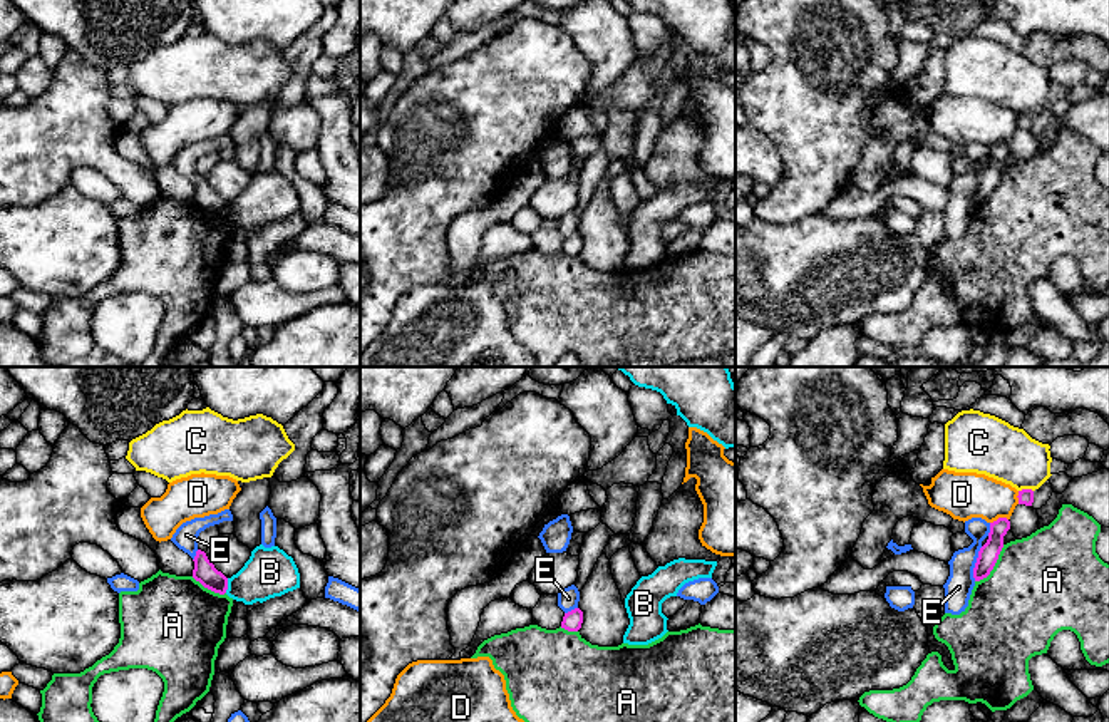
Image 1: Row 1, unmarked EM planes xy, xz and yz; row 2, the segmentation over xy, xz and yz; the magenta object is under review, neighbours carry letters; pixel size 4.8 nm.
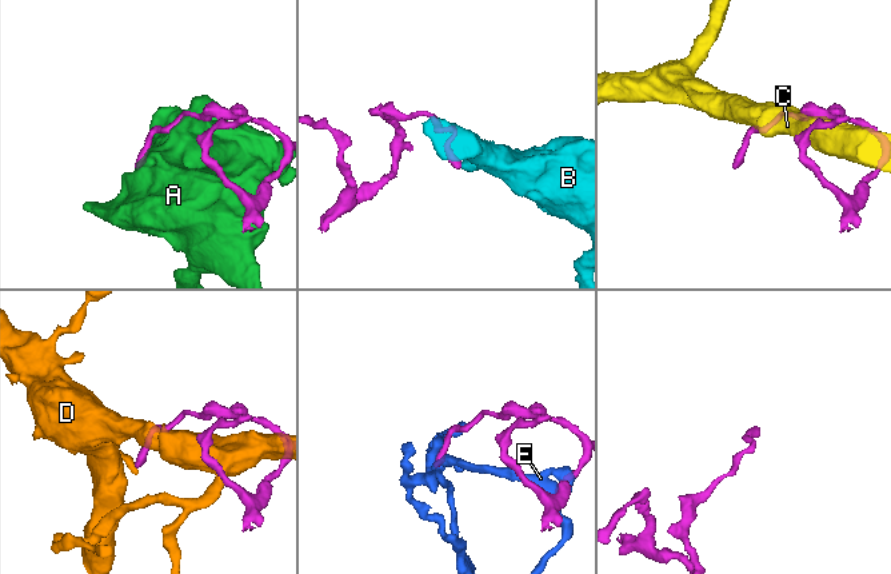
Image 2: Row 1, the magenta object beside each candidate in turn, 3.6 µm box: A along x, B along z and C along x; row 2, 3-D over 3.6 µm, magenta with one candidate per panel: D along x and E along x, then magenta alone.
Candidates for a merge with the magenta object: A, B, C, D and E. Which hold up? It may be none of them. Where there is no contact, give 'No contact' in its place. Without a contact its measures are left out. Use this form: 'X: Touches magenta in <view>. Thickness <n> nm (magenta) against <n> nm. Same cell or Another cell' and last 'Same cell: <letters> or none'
A: Touches magenta in yz. Thickness 100 nm (magenta) against 480 nm. Another cell
B: Touches magenta in xy. Thickness 110 nm (magenta) against 240 nm. Another cell
C: Touches magenta in yz. Thickness 80 nm (magenta) against 280 nm. Another cell
D: Touches magenta in yz. Thickness 100 nm (magenta) against 220 nm. Another cell
E: Touches magenta in yz. Thickness 100 nm (magenta) against 130 nm. Another cell
Same cell: none

